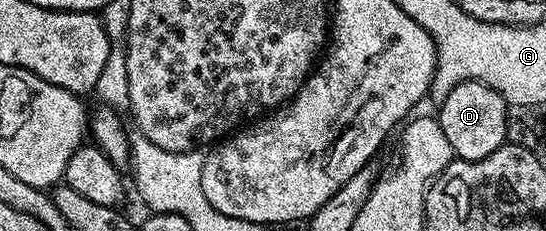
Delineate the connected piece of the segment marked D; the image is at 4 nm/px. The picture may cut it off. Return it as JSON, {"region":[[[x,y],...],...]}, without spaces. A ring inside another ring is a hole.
{"region":[[[460,81],[445,95],[440,113],[438,112],[438,120],[447,142],[459,160],[486,159],[486,155],[498,151],[498,147],[507,142],[507,131],[510,128],[508,109],[509,102],[504,100],[503,95],[483,81]]]}

